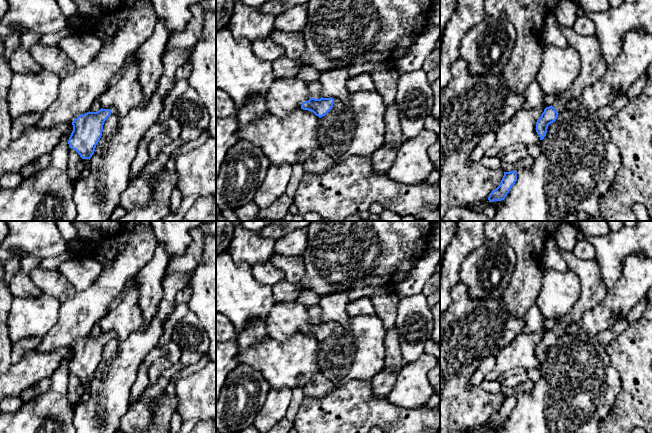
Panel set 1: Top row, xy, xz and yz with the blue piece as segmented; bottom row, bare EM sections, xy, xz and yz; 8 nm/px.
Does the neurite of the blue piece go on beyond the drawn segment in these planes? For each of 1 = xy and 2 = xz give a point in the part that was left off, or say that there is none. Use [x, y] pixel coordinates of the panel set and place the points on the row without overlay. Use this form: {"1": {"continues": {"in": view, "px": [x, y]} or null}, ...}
{"1": {"continues": null}, "2": {"continues": null}}

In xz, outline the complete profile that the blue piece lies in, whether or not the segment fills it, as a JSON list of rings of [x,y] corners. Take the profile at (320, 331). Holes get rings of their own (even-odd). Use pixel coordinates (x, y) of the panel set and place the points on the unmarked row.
[[[310,322],[301,329],[301,333],[313,336],[319,342],[325,340],[333,331],[333,322]]]

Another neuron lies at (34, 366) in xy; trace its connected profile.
[[[63,347],[49,352],[39,352],[36,349],[27,351],[17,363],[12,363],[8,371],[0,375],[0,402],[5,398],[20,396],[27,388],[36,385],[38,382],[51,378],[59,365],[66,359],[71,359],[72,347]]]

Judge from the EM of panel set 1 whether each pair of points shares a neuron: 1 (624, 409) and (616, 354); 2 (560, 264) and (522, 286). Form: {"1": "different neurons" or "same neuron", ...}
{"1": "same neuron", "2": "different neurons"}

